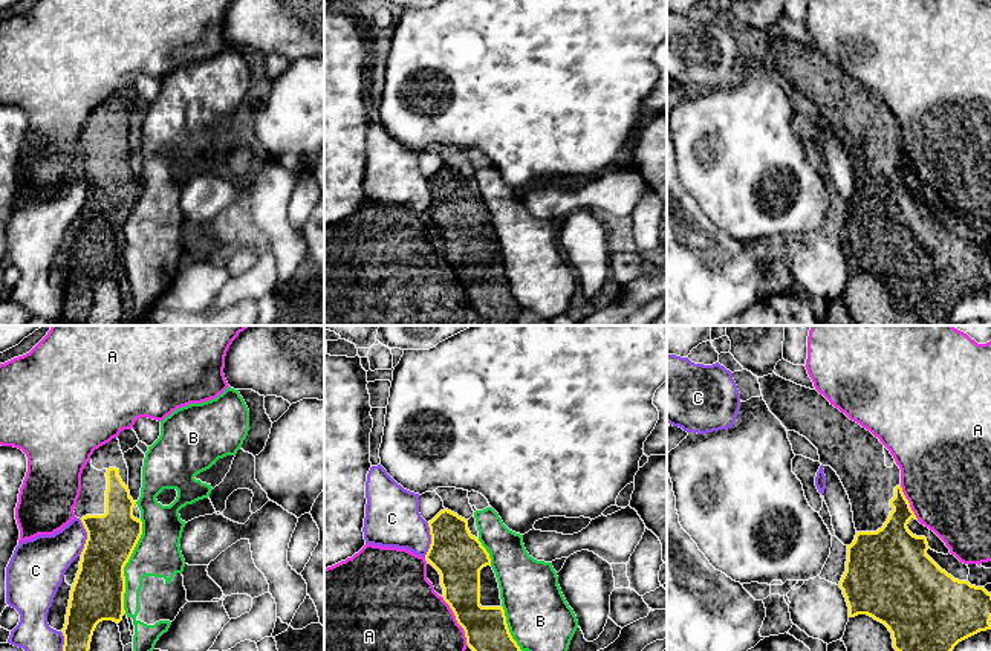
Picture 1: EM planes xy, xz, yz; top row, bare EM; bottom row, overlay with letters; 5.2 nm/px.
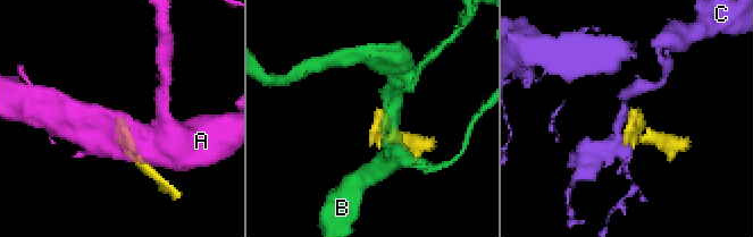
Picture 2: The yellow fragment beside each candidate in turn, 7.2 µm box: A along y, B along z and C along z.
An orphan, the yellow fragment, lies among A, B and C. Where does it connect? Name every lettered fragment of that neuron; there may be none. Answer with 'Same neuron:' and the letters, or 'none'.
Same neuron: none

